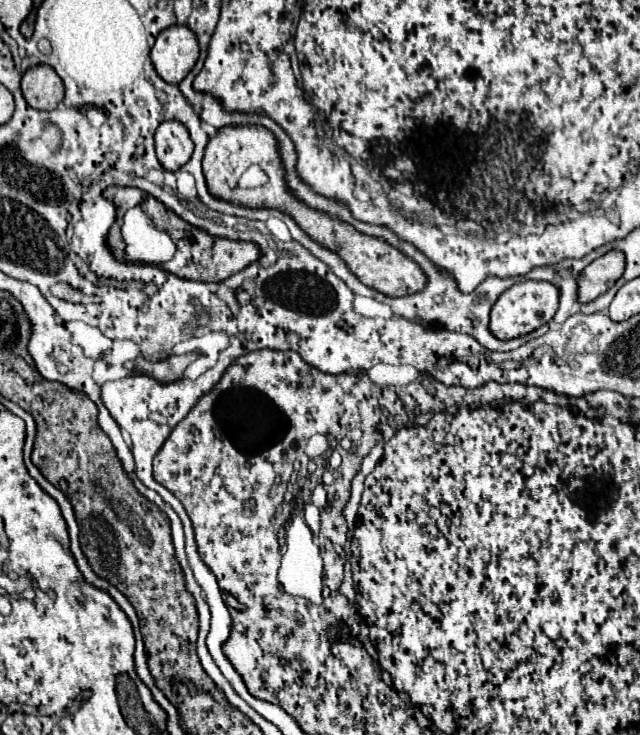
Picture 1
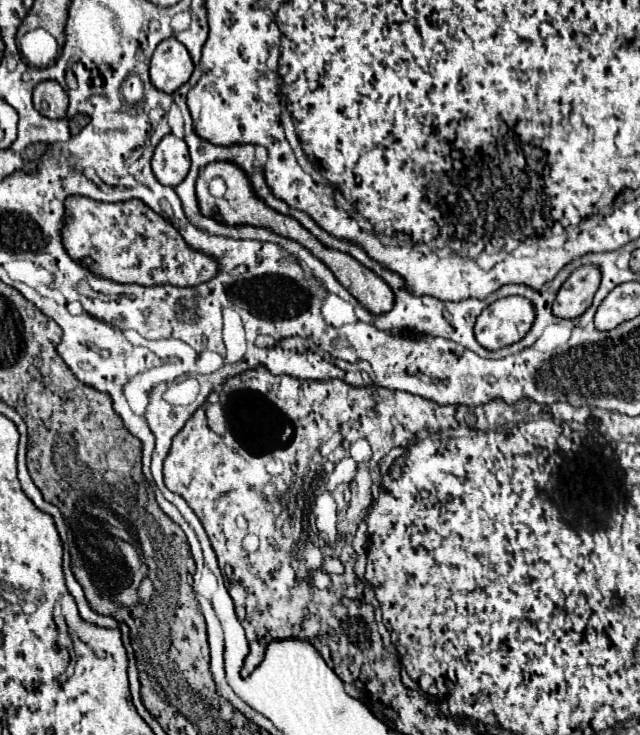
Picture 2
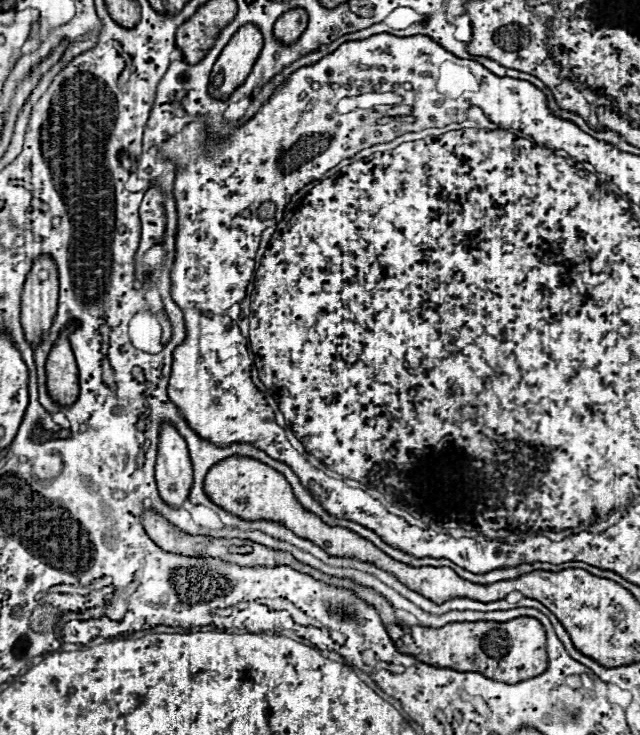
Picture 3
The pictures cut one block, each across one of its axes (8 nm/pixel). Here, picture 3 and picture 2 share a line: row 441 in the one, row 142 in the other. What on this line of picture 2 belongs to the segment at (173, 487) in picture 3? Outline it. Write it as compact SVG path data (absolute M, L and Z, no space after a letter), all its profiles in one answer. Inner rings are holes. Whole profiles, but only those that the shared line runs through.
M172 134L164 136L152 156L152 172L156 180L164 186L178 186L190 170L188 146L182 138Z

